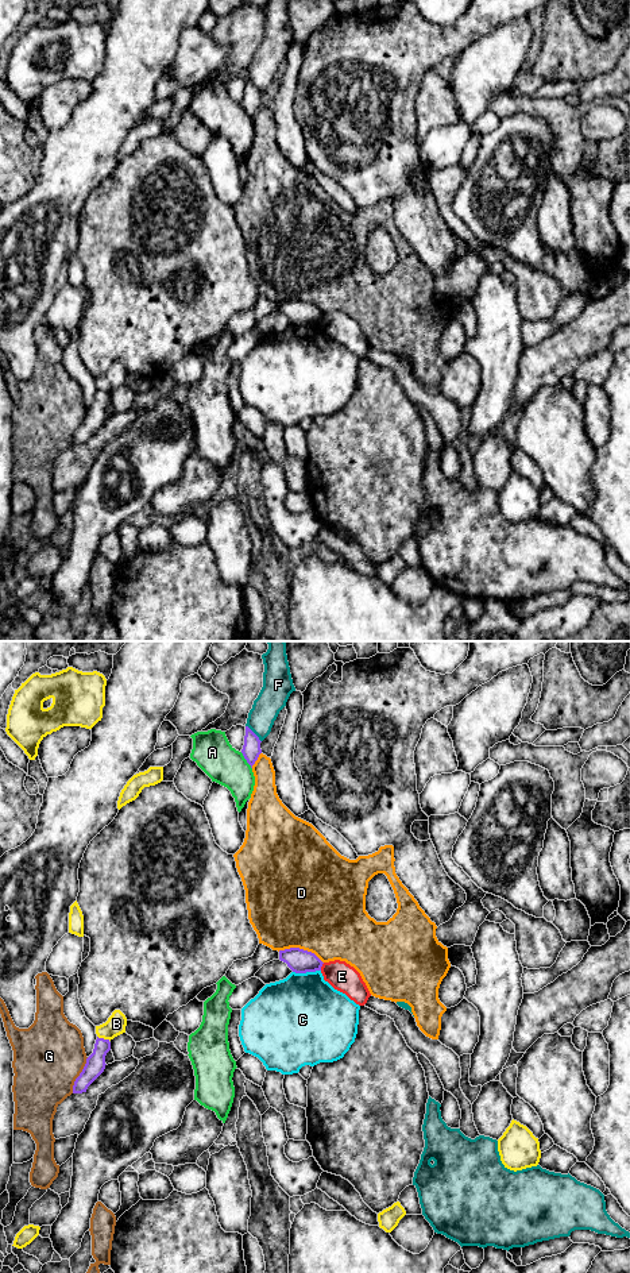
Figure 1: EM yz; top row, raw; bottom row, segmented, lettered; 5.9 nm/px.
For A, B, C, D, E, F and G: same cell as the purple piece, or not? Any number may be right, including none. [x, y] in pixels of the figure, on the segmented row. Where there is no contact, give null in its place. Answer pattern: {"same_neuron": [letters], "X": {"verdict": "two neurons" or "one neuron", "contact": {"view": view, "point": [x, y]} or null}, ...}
{"same_neuron": [], "A": {"verdict": "two neurons", "contact": {"view": "yz", "point": [246, 759]}}, "B": {"verdict": "two neurons", "contact": {"view": "yz", "point": [103, 1038]}}, "C": {"verdict": "two neurons", "contact": {"view": "yz", "point": [306, 971]}}, "D": {"verdict": "two neurons", "contact": {"view": "yz", "point": [301, 949]}}, "E": {"verdict": "two neurons", "contact": {"view": "yz", "point": [321, 965]}}, "F": {"verdict": "two neurons", "contact": {"view": "yz", "point": [254, 733]}}, "G": {"verdict": "two neurons", "contact": {"view": "yz", "point": [80, 1075]}}}

